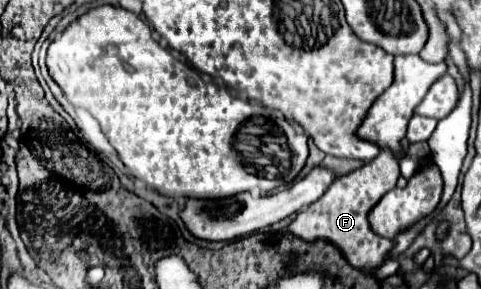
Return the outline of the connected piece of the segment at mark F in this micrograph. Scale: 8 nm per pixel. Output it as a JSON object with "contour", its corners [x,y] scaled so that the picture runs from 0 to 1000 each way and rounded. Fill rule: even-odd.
{"contour":[[[792,522],[780,543],[780,557],[767,557],[755,578],[701,612],[663,696],[647,702],[642,716],[617,737],[617,751],[605,765],[597,799],[638,834],[672,820],[696,841],[713,869],[726,917],[738,931],[788,924],[800,903],[800,882],[817,855],[817,841],[813,827],[796,827],[771,792],[763,765],[763,737],[792,696],[792,682],[805,661],[821,647],[825,619],[830,619],[830,564],[821,557],[821,536]]]}

